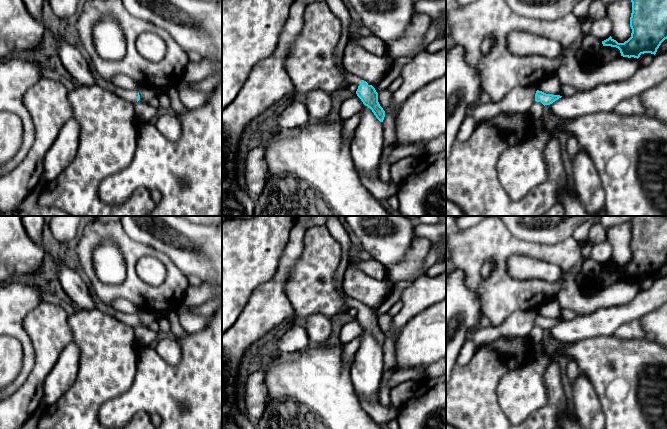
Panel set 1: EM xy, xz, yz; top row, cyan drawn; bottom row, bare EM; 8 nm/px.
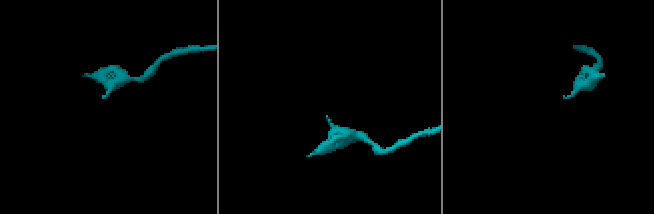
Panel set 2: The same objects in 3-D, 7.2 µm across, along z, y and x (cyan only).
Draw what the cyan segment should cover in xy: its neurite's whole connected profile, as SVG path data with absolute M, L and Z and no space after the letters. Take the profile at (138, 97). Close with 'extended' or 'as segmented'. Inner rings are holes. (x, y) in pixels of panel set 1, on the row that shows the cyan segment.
M116 87L113 93L133 104L140 100L140 95L137 89L128 90L128 89Z; extended

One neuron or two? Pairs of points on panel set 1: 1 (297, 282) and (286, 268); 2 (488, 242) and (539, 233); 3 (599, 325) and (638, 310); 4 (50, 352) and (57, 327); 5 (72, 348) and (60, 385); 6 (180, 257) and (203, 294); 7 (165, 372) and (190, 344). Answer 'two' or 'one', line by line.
1: two
2: two
3: one
4: one
5: one
6: two
7: one

